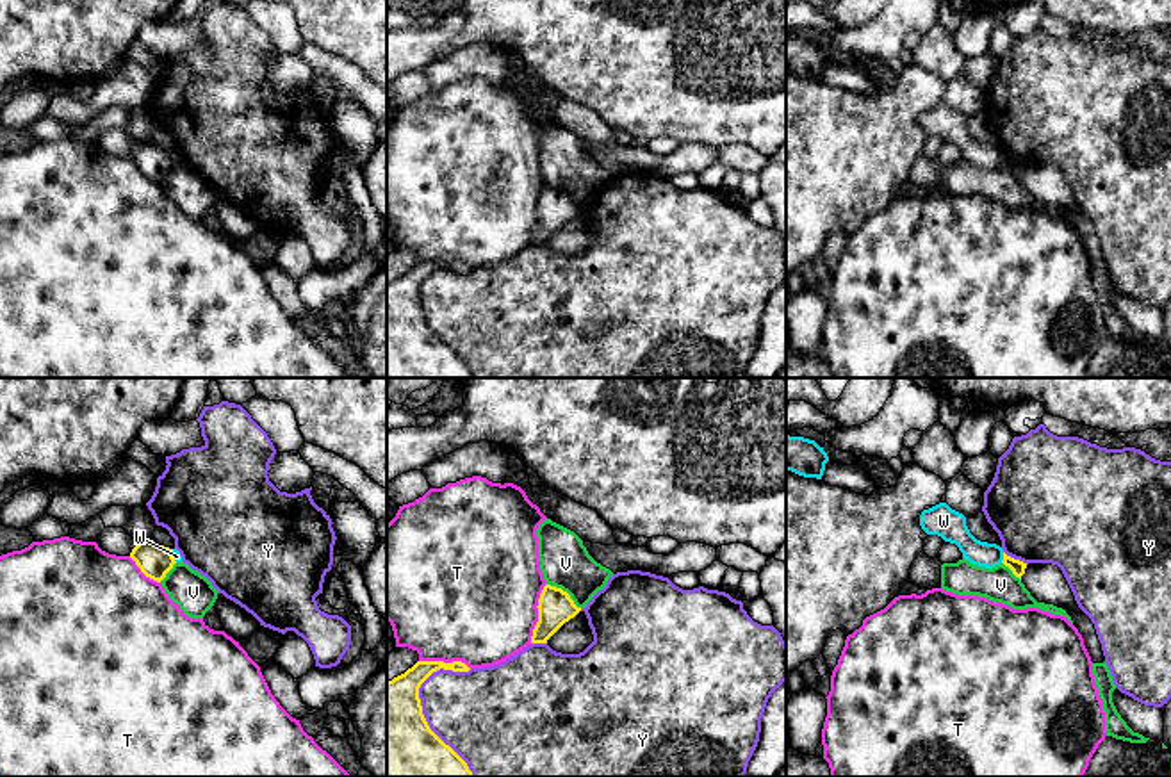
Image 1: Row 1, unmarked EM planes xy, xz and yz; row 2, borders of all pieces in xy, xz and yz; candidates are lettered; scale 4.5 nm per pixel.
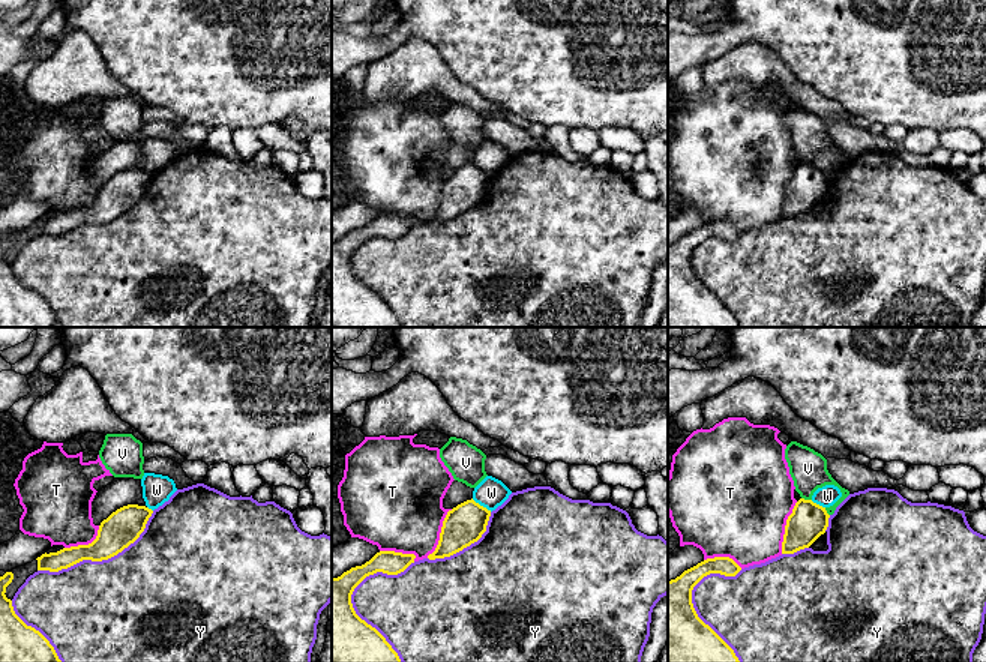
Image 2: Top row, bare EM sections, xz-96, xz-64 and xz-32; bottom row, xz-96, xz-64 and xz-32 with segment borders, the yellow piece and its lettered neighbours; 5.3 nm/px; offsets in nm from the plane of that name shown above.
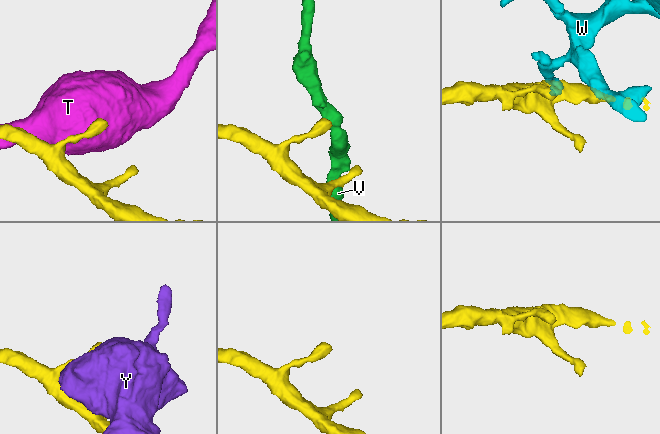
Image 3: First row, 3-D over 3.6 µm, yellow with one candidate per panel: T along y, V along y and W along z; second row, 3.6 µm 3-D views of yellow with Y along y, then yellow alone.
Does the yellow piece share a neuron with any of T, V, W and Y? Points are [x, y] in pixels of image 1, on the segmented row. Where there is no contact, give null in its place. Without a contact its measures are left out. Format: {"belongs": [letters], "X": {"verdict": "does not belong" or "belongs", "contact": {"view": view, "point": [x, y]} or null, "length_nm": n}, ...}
{"belongs": [], "T": {"verdict": "does not belong", "contact": {"view": "xz", "point": [539, 613]}, "length_nm": 280}, "V": {"verdict": "does not belong", "contact": {"view": "xz", "point": [565, 592]}, "length_nm": 200}, "W": {"verdict": "does not belong", "contact": {"view": "yz", "point": [1004, 558]}, "length_nm": 50}, "Y": {"verdict": "does not belong", "contact": {"view": "xz", "point": [425, 720]}, "length_nm": 500}}

